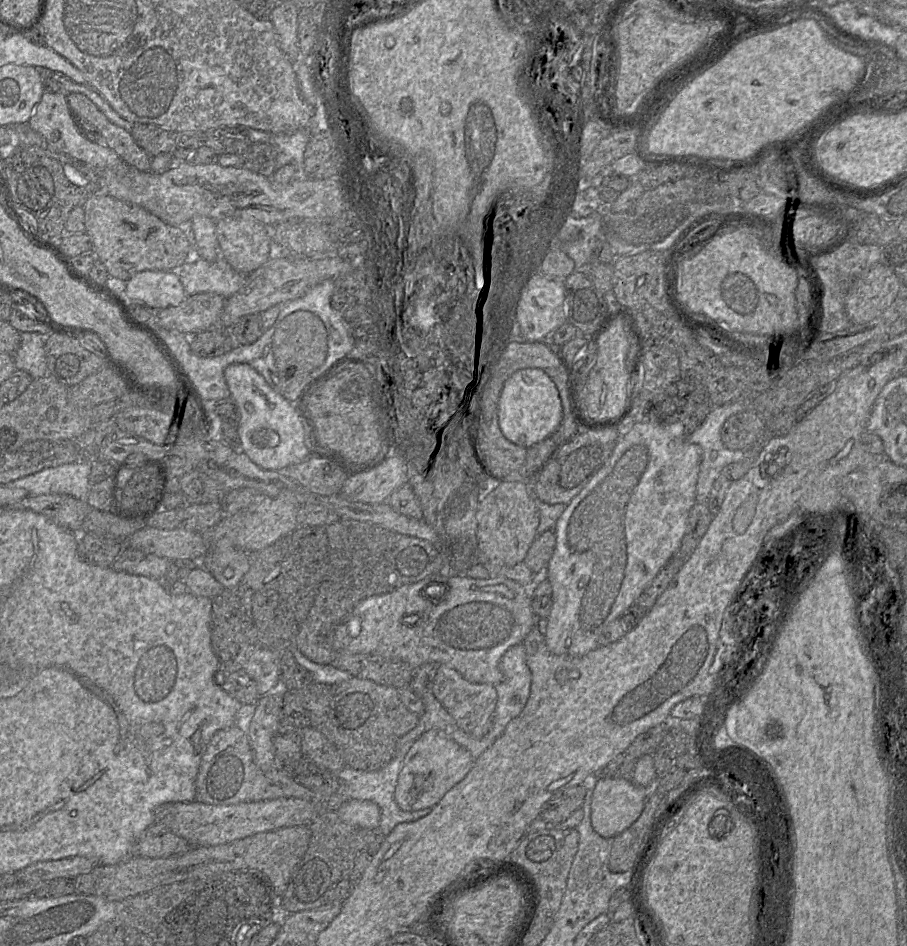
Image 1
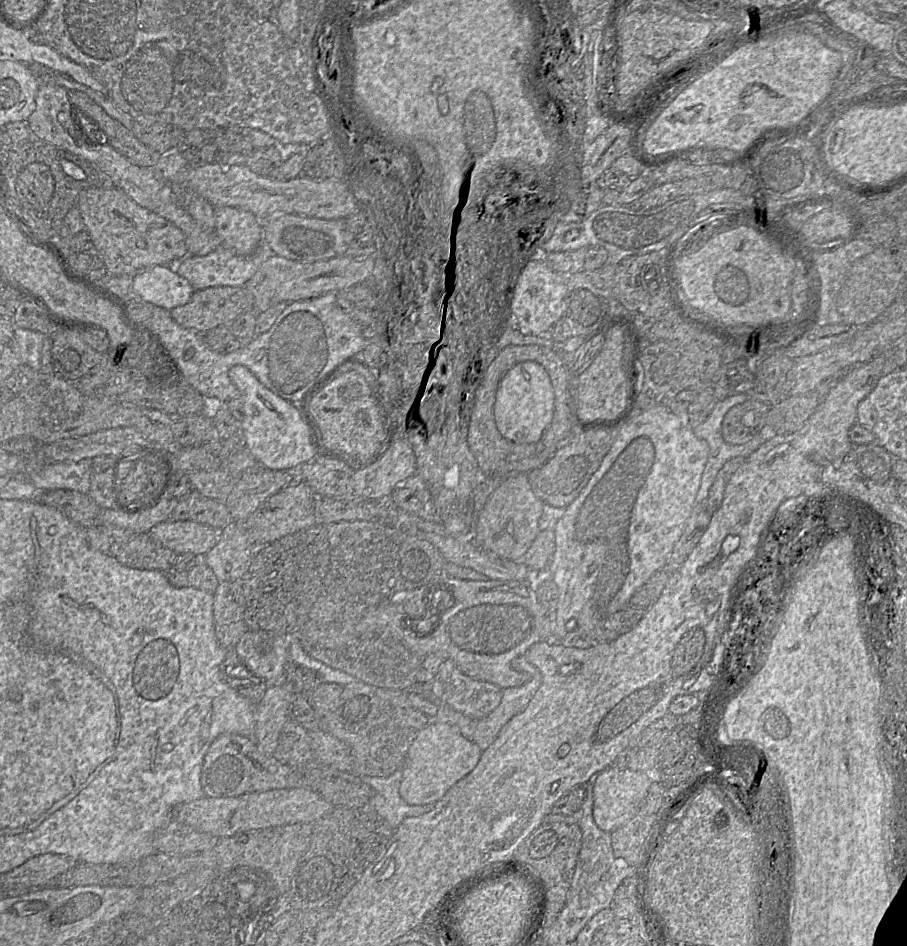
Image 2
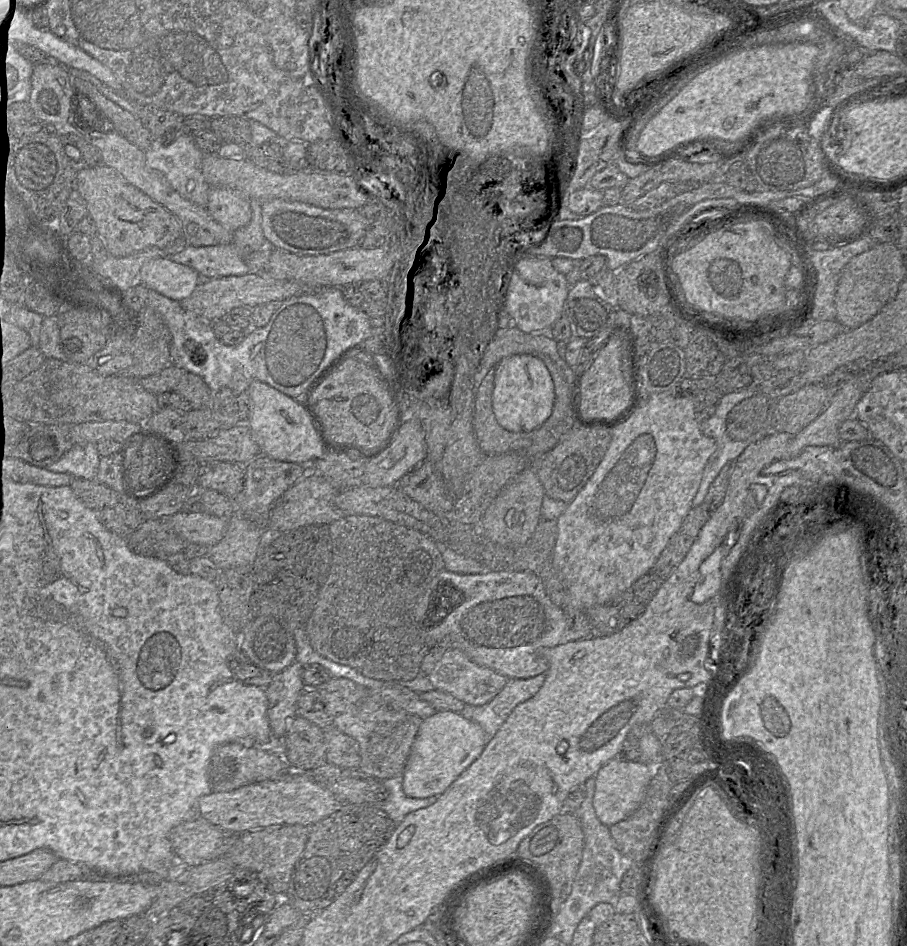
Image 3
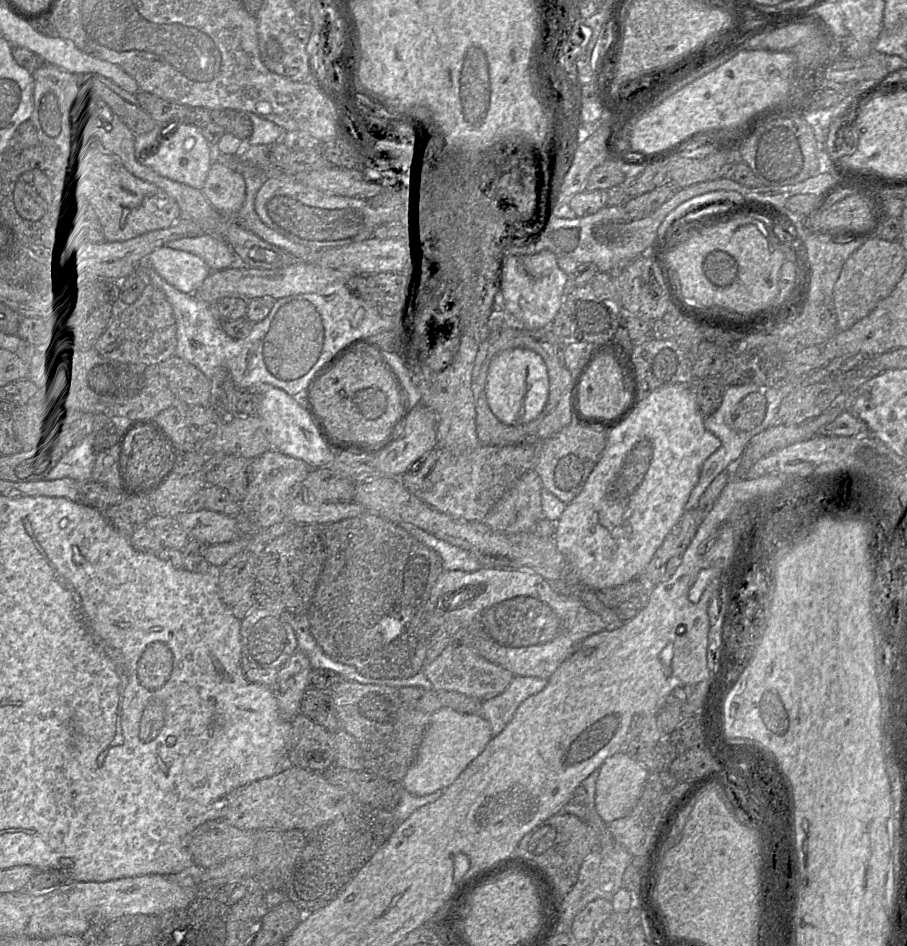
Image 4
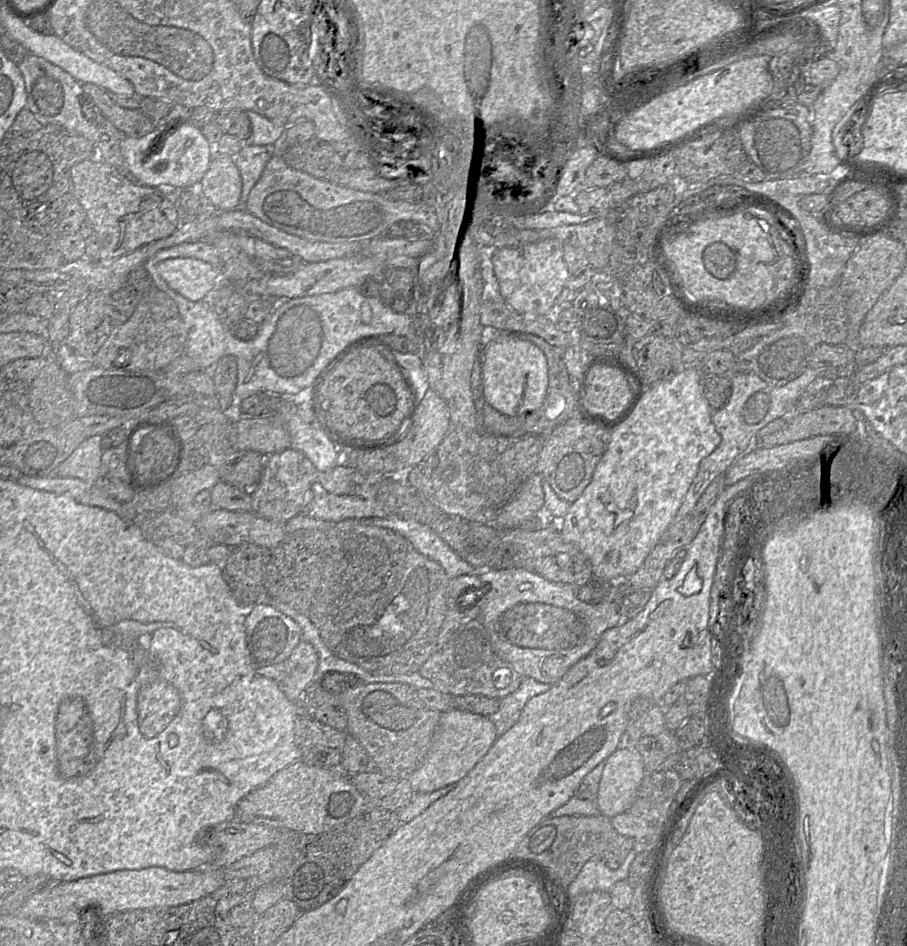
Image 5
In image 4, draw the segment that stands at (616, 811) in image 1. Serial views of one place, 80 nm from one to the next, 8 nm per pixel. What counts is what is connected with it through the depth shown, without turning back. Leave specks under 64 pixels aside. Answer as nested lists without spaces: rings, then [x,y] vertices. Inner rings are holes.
[[[625,751],[608,757],[599,767],[600,774],[596,782],[595,807],[601,819],[609,824],[627,816],[641,797],[650,772]]]

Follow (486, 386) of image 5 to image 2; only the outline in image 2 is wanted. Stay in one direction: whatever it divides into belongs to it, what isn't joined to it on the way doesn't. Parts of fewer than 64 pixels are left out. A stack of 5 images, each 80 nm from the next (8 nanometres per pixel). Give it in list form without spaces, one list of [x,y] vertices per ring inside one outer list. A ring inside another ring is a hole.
[[[525,361],[513,366],[501,379],[496,391],[494,418],[499,432],[519,444],[536,444],[553,420],[555,394],[545,368],[537,362]]]

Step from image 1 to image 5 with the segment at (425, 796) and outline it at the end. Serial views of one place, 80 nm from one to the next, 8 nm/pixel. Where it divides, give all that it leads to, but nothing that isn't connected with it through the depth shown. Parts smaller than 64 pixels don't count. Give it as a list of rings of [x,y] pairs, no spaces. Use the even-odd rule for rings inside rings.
[[[457,708],[441,713],[428,754],[409,777],[414,794],[430,793],[448,785],[456,785],[487,754],[497,738],[496,727],[486,716]]]

